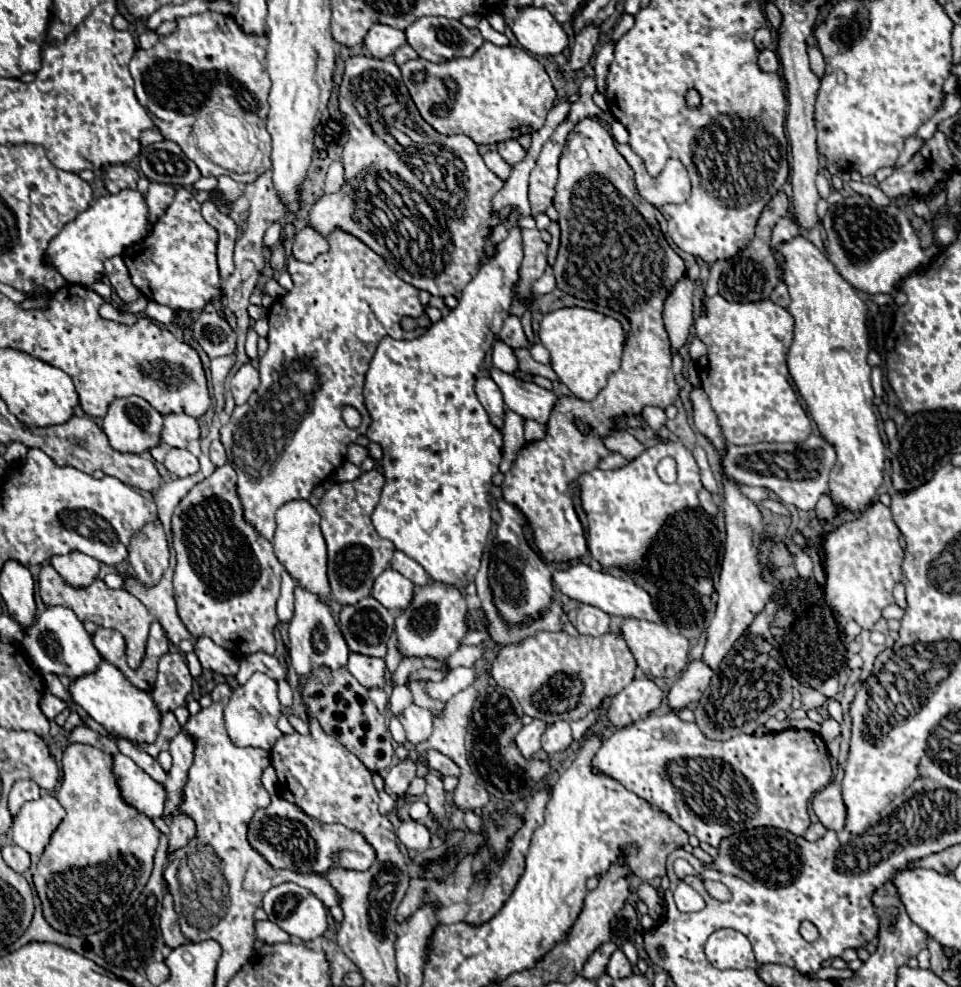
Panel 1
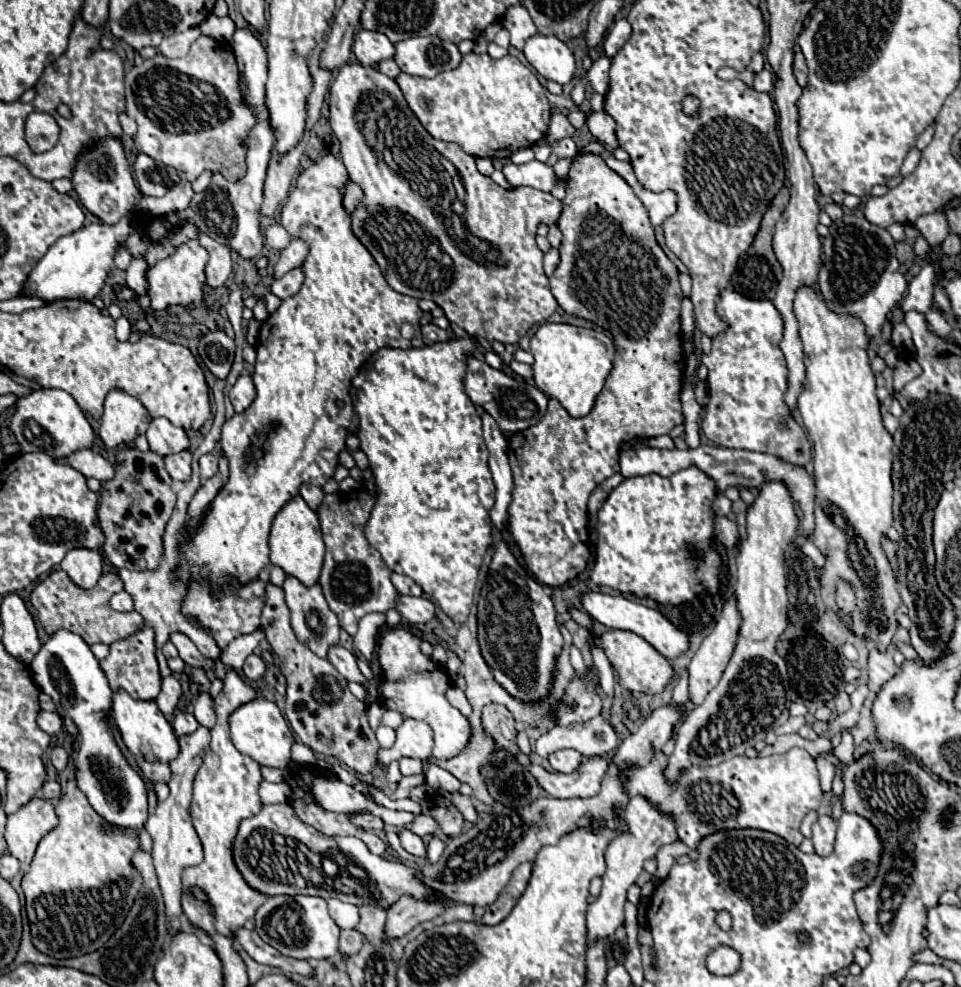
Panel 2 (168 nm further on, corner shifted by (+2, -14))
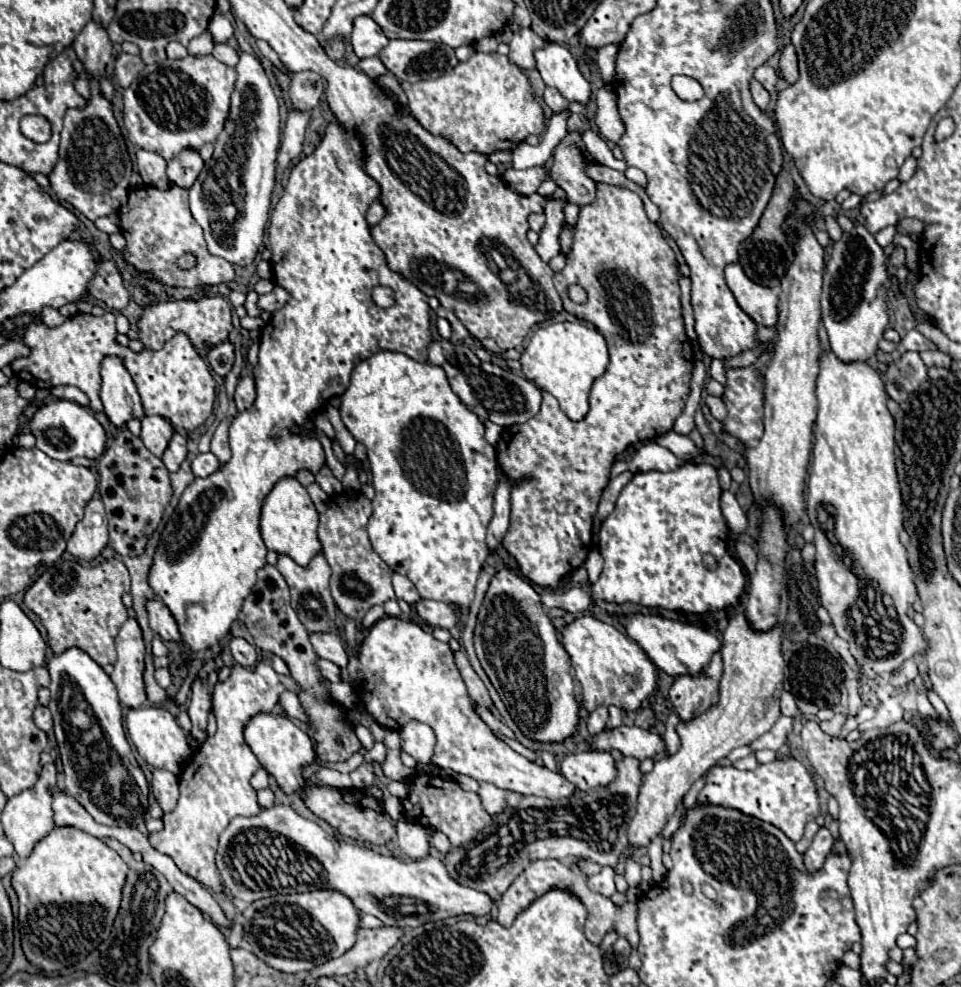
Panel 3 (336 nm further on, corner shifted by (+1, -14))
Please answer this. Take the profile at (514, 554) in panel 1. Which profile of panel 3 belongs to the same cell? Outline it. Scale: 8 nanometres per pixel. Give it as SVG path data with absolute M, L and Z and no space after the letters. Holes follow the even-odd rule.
M508 568L494 574L478 612L474 646L492 686L526 736L544 742L560 742L576 732L578 702L570 656L546 616L538 592L528 580L522 580Z

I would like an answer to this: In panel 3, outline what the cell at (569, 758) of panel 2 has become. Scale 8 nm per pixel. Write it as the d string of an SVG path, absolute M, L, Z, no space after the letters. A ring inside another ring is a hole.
M580 752L580 754L568 754L560 762L560 772L566 776L572 784L578 786L578 790L592 790L602 784L610 784L616 776L614 758L610 752Z

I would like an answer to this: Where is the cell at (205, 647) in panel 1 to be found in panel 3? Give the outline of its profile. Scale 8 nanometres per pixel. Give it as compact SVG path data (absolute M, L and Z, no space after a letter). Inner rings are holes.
M152 600L148 602L148 618L150 618L150 626L152 630L164 640L164 642L182 642L180 630L176 626L176 620L172 618L172 612L164 606L164 602L160 600Z

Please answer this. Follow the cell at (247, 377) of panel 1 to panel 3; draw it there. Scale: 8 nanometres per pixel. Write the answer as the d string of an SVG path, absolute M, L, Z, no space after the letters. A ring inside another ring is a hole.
M244 376L240 378L238 386L236 386L236 394L234 394L234 402L238 412L248 410L254 404L256 398L256 390L254 390L254 378L252 376Z

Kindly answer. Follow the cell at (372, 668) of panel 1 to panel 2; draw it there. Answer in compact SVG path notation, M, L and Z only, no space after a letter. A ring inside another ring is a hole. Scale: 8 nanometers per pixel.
M341 644L331 646L331 650L327 652L327 660L337 668L337 672L339 672L343 678L353 680L353 682L359 682L359 684L365 684L365 676L363 676L361 670L357 668L357 662L355 662L353 652L345 650Z

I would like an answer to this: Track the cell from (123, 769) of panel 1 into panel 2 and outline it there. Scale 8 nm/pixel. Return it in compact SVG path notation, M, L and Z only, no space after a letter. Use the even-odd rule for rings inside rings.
M57 630L33 658L31 672L39 688L55 702L63 728L73 738L71 760L75 764L75 784L87 796L91 808L109 824L141 830L149 816L145 782L117 746L111 724L113 692L91 648L81 636L69 630Z

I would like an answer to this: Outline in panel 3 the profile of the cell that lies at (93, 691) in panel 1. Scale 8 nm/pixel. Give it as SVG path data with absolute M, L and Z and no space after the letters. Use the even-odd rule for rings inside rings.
M144 706L144 708L132 708L126 714L126 726L130 732L130 740L136 746L140 758L154 766L154 768L164 768L174 772L176 776L184 766L188 766L192 758L192 750L188 746L186 732L176 724L176 718L166 710L166 708L156 708L156 706Z

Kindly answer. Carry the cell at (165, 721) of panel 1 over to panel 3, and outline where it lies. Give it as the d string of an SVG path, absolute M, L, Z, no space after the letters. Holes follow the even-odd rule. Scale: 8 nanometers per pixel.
M152 770L152 792L164 812L172 810L178 796L178 776L168 770Z

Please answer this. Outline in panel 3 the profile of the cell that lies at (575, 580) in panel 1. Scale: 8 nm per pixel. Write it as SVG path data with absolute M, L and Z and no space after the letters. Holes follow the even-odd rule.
M640 612L628 614L628 616L622 614L618 618L622 626L626 628L626 634L644 648L644 652L660 670L664 670L670 676L698 674L704 666L708 666L712 654L718 652L722 646L722 642L714 634L702 628L696 628L692 624L682 624L676 620L668 620L654 614L640 614Z

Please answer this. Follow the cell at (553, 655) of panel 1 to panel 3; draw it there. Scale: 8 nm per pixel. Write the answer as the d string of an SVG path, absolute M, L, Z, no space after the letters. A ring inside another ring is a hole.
M598 706L594 712L588 714L586 718L586 726L588 726L588 732L590 734L596 734L596 730L602 730L606 726L606 720L608 720L608 708L606 706Z

